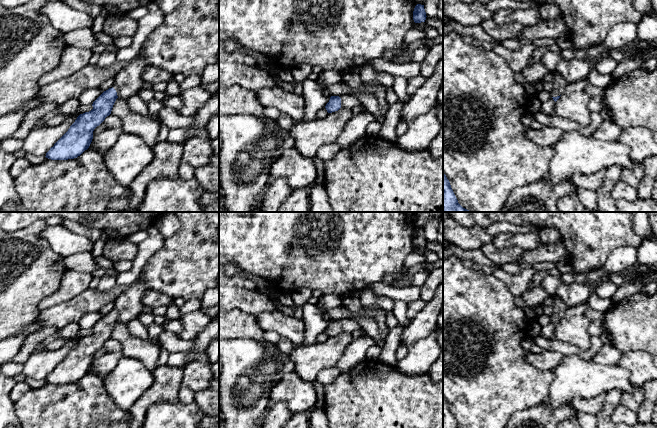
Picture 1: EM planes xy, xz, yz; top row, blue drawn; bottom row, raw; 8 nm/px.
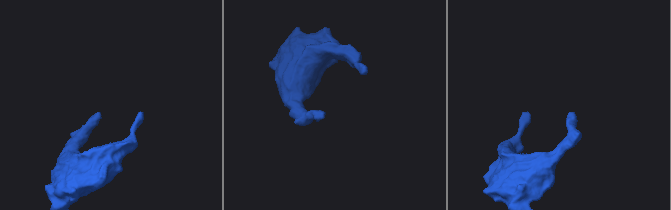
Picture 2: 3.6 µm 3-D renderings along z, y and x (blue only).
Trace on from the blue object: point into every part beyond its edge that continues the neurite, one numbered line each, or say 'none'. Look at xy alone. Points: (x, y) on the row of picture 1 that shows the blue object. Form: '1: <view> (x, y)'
1: xy (128, 81)

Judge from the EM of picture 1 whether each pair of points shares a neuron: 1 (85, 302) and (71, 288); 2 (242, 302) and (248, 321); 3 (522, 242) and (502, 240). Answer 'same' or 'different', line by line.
1: different
2: different
3: same

